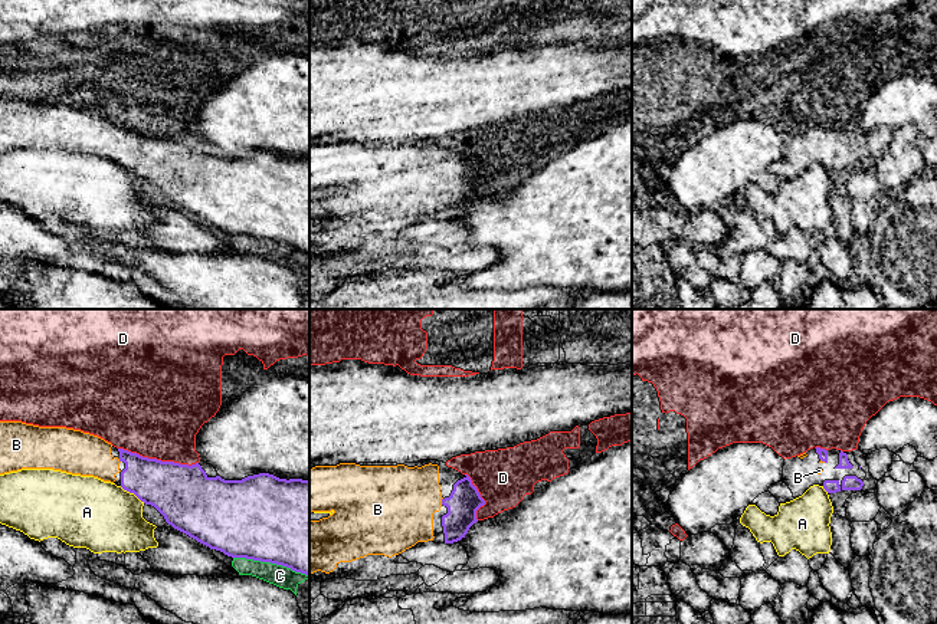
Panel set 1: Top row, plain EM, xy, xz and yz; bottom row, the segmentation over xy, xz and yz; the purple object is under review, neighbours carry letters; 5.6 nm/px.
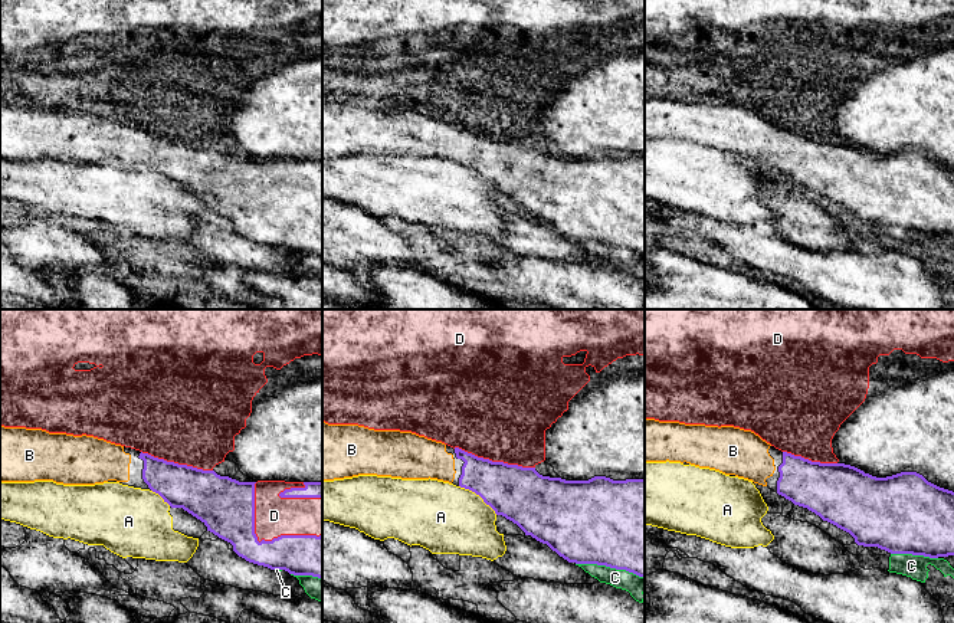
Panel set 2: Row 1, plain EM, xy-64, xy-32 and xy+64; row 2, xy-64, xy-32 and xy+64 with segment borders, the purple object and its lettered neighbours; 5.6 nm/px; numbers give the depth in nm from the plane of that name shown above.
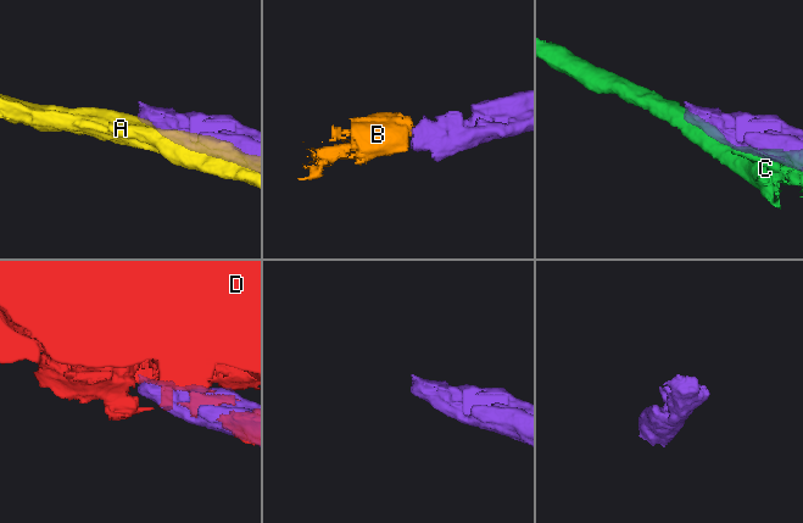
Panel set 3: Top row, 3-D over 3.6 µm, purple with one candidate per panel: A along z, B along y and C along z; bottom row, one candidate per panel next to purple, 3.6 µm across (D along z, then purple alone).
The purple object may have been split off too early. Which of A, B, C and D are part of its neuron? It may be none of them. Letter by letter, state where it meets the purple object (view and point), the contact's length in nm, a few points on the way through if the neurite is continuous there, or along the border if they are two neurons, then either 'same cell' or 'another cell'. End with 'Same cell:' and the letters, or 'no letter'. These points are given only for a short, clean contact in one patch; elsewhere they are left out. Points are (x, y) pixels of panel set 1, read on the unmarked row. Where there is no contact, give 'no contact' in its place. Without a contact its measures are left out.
A: contact xy (133, 170); length 170 nm; another cell
B: contact xz (442, 179); length 40 nm; way xz (464, 180), (442, 179), (397, 180); same cell
C: contact xy (271, 240); length 440 nm; another cell
D: contact xy (159, 138); length 460 nm; another cell
Same cell: B

